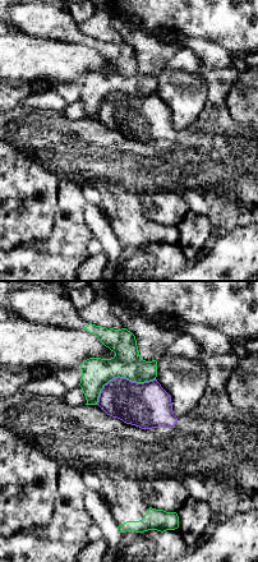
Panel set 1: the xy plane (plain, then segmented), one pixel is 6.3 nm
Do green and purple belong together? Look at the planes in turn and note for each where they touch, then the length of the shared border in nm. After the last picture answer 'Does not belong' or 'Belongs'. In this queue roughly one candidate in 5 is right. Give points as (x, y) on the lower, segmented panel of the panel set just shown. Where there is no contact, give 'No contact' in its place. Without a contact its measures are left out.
Touches green at (120, 377). Shared border 400 nm

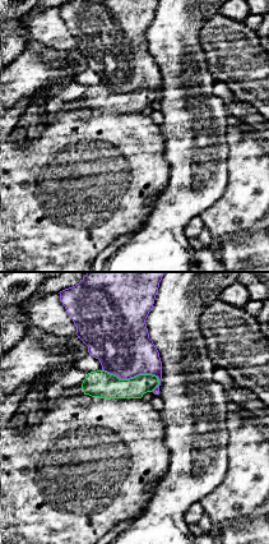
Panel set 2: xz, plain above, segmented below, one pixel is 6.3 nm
Touches green at (133, 378). Shared border 380 nm

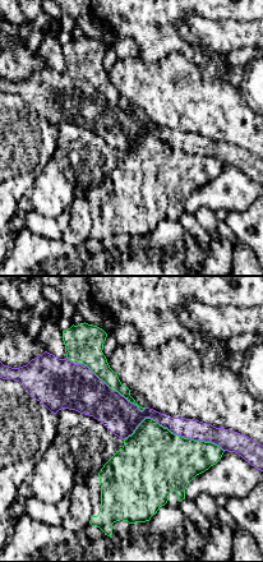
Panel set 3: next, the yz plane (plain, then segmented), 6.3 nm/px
Touches green at (172, 433). Shared border 650 nm

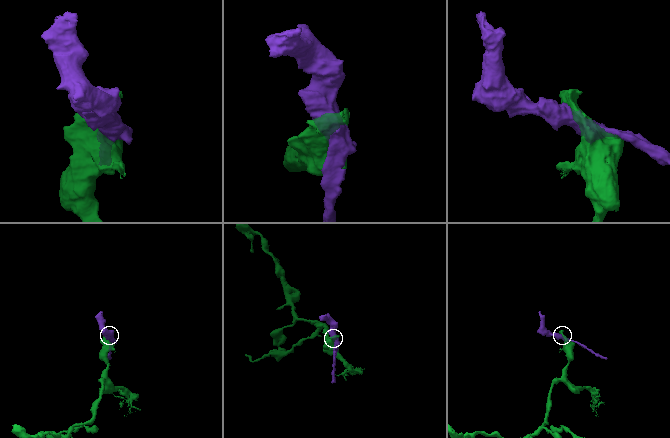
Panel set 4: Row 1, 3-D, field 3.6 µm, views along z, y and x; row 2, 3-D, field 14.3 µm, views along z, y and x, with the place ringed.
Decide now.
Does not belong

